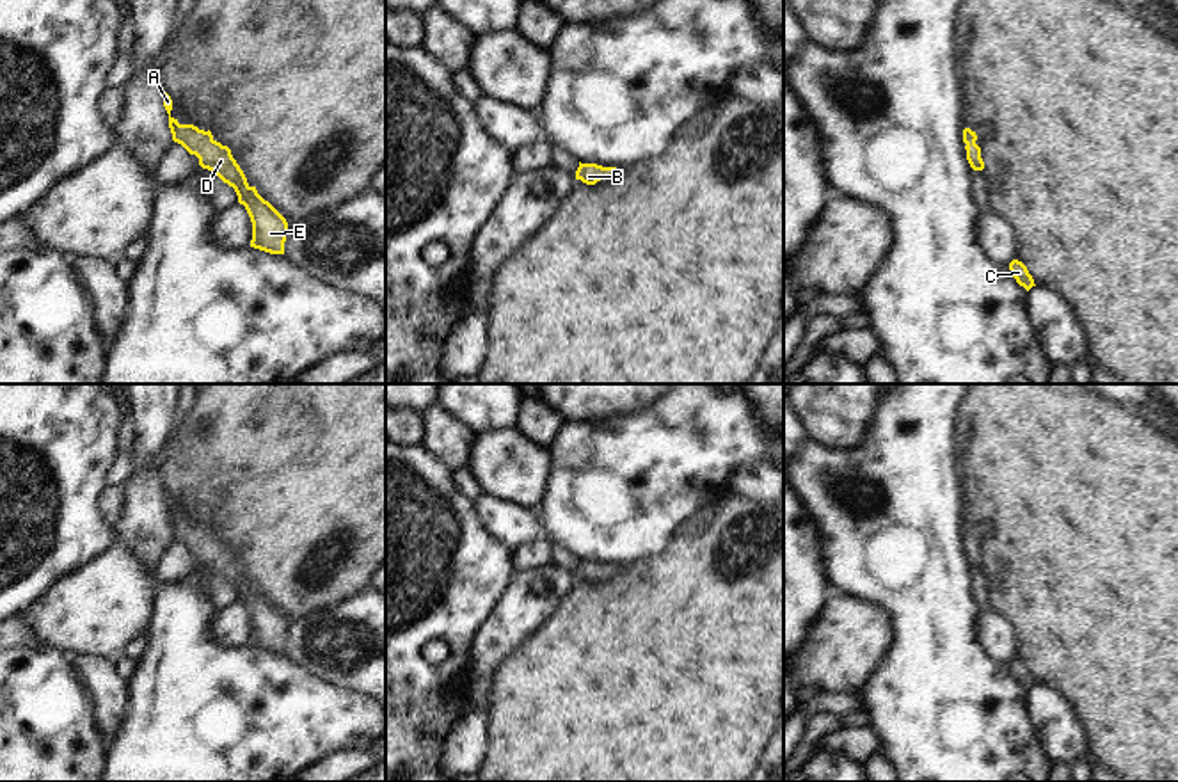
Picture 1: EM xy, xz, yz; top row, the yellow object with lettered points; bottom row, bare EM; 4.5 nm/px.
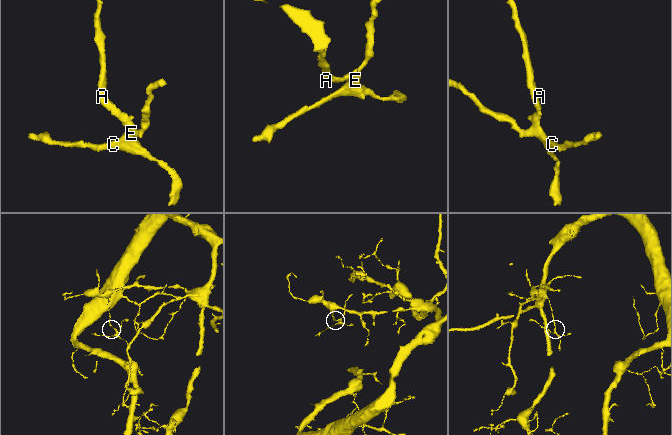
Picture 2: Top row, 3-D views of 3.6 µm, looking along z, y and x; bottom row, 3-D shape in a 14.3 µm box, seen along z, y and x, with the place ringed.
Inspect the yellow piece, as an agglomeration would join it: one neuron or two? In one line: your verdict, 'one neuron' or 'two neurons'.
one neuron

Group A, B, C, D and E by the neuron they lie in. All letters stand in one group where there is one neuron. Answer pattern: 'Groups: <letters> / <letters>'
Groups: A B C D E

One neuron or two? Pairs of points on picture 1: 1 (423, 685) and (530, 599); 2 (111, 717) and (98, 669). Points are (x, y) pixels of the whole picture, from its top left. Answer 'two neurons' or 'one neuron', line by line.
1: two neurons
2: one neuron

